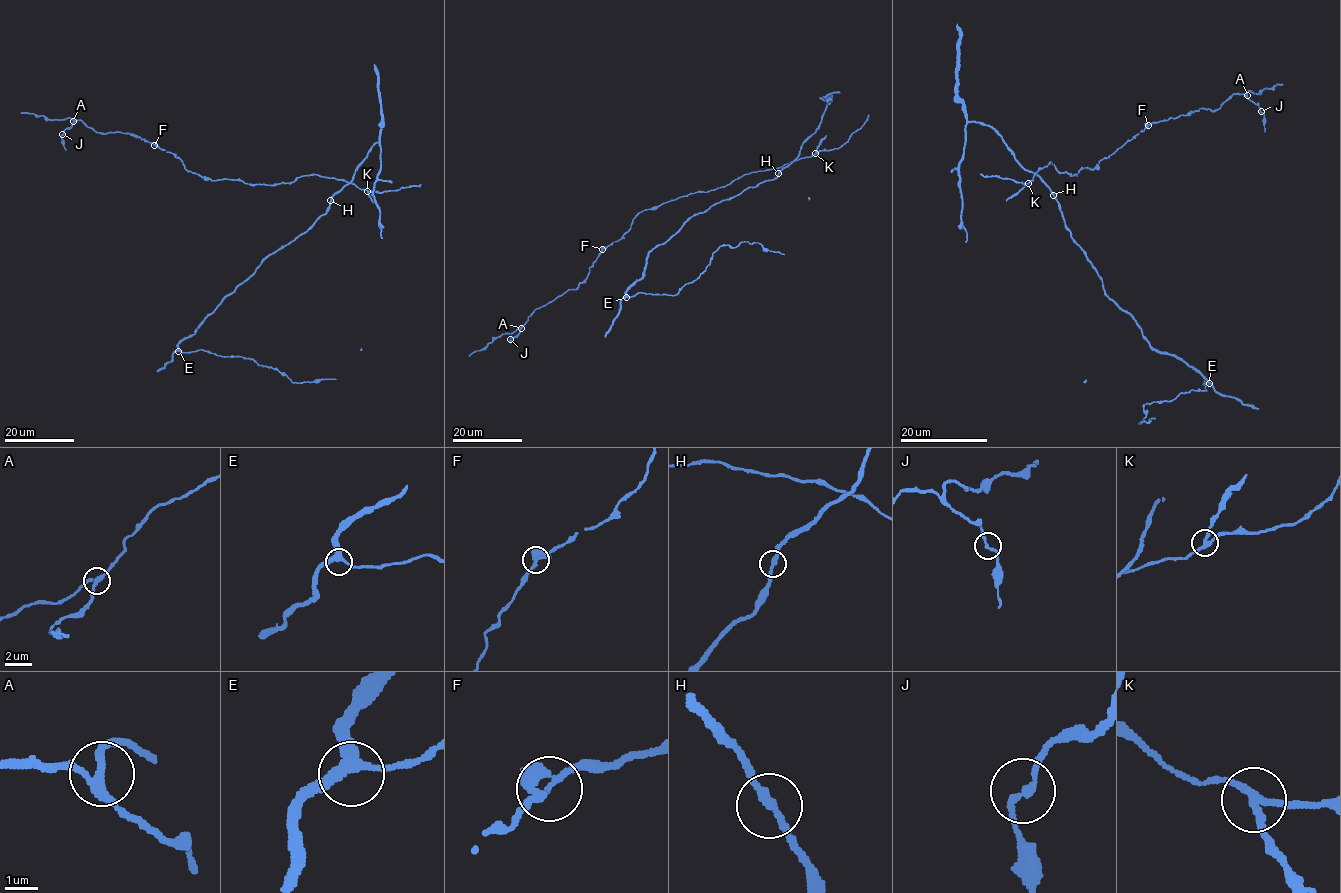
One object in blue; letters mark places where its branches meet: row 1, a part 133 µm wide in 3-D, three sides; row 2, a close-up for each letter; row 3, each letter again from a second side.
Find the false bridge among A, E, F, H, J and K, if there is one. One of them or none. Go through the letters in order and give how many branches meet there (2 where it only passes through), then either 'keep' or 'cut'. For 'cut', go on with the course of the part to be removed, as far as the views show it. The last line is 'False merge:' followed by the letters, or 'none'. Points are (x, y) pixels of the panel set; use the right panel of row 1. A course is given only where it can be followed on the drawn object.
A: 3 | keep
E: 3 | keep
F: 3 | keep
H: 2 | keep
J: 2 | keep
K: 3 | cut | (1028, 183), (1006, 201)
False merge: K

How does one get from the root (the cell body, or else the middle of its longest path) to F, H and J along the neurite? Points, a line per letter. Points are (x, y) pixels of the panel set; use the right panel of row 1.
F: (1065, 223), (1054, 193), (1035, 173), (1050, 162), (1057, 171), (1070, 175), (1084, 167), (1092, 170), (1148, 125)
H: (1065, 223), (1059, 203), (1053, 195)
J: (1065, 223), (1035, 173), (1050, 162), (1070, 175), (1092, 170), (1151, 123), (1217, 110), (1234, 94), (1261, 111)

